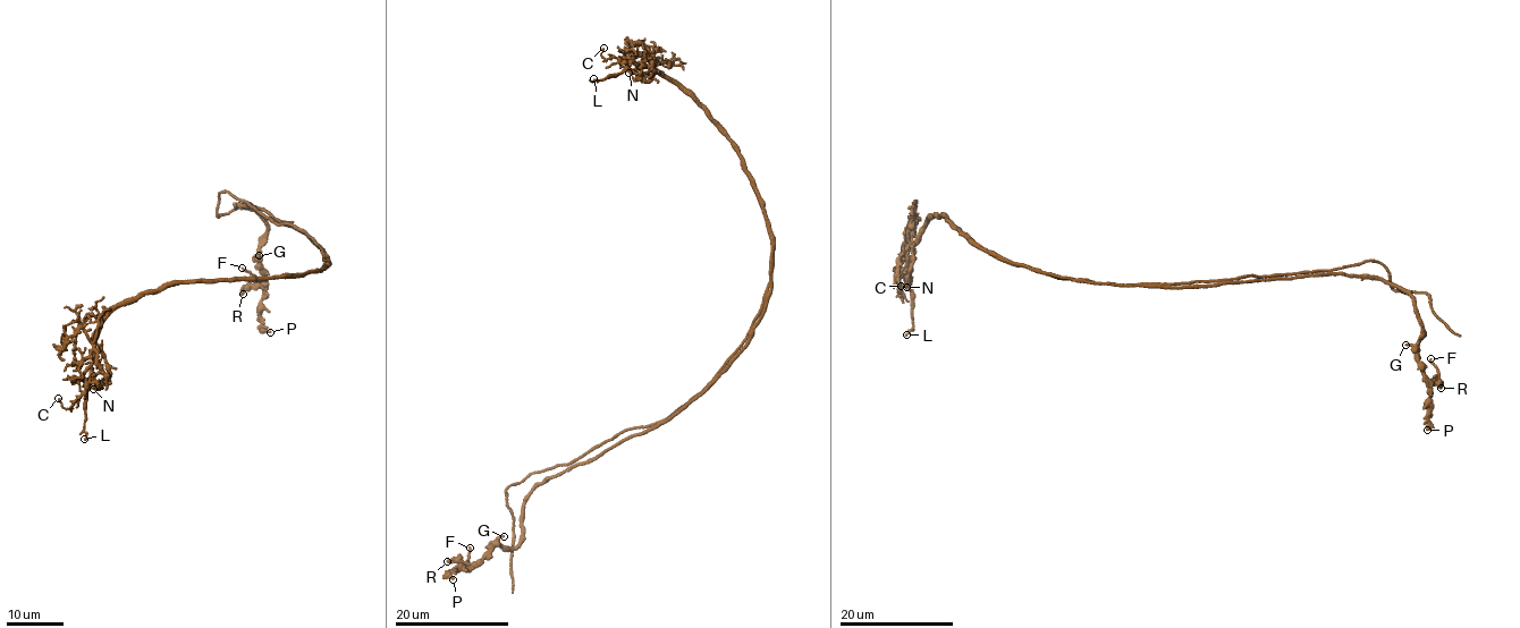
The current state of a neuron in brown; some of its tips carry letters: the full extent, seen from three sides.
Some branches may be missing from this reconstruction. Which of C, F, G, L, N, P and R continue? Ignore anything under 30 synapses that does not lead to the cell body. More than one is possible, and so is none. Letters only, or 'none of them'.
none of them

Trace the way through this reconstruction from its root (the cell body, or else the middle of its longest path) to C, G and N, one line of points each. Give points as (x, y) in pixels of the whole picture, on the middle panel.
C: (727, 359), (770, 280), (763, 203), (739, 151), (697, 99), (650, 66), (601, 57), (604, 48)
G: (727, 359), (700, 392), (656, 426), (548, 477), (523, 505), (516, 546), (501, 545), (504, 536)
N: (727, 359), (770, 280), (763, 203), (739, 151), (697, 99), (653, 70), (644, 83), (628, 73)

